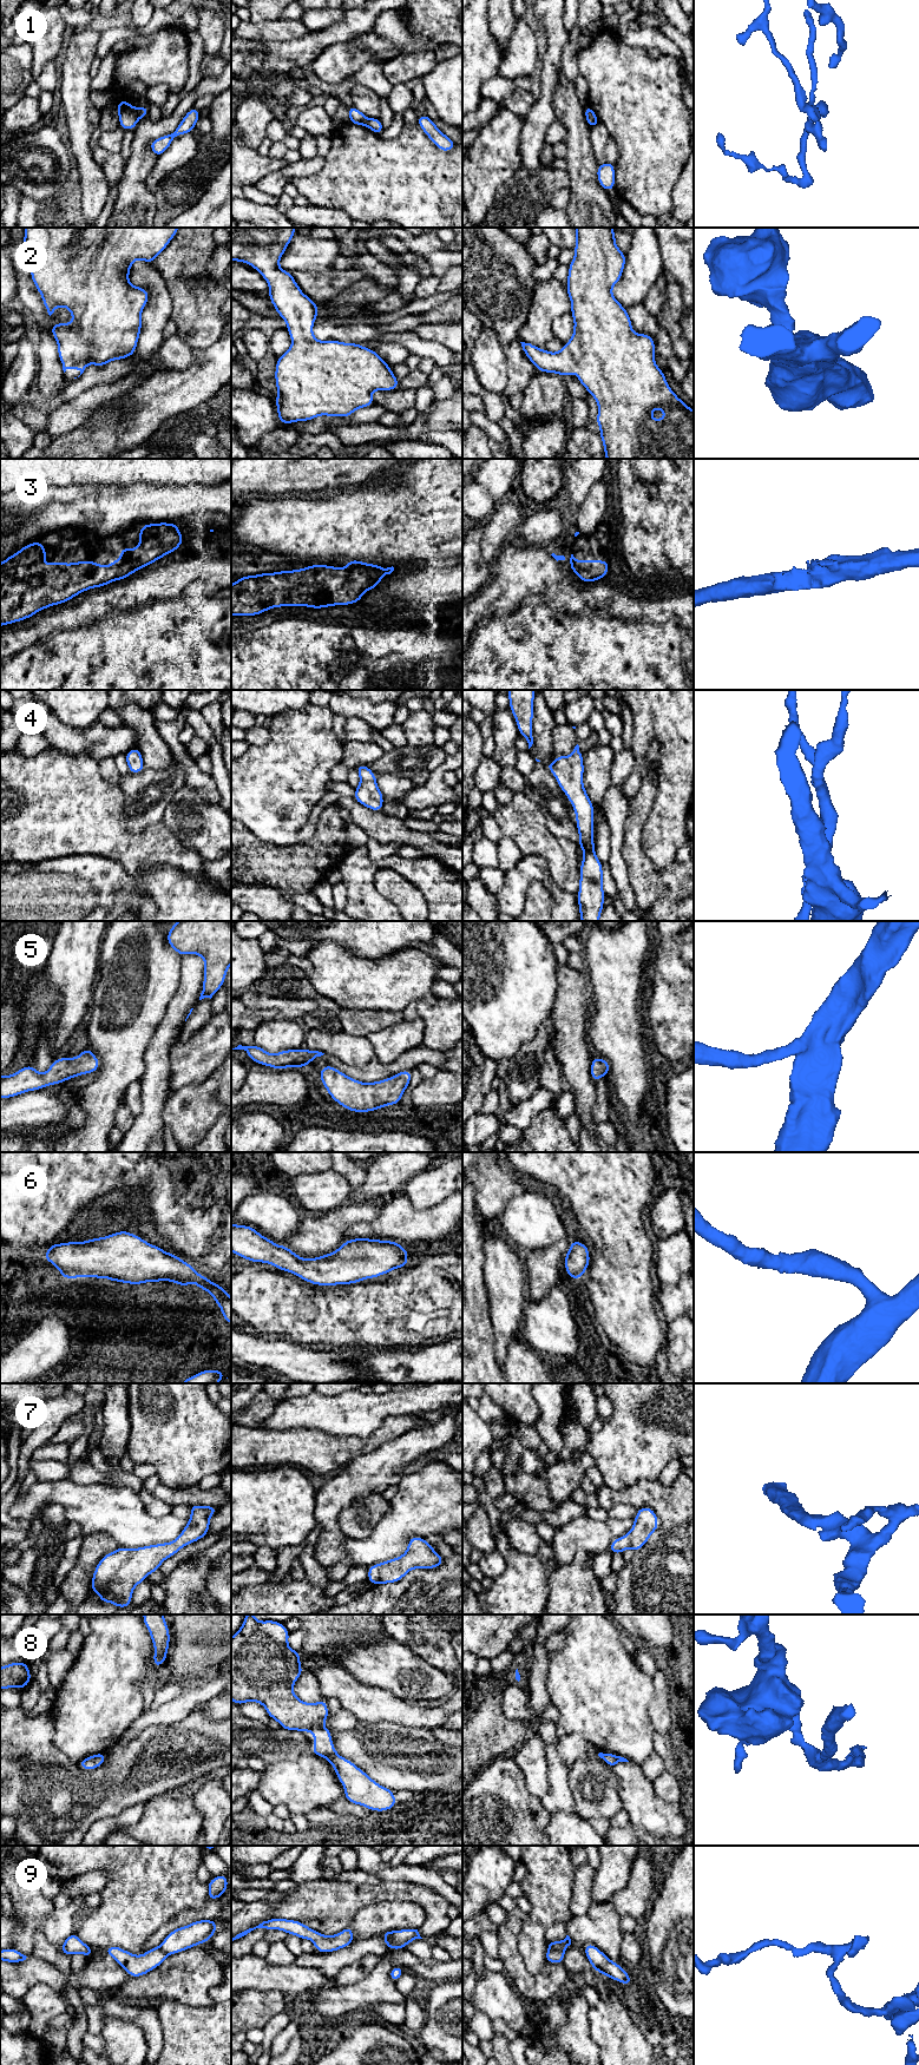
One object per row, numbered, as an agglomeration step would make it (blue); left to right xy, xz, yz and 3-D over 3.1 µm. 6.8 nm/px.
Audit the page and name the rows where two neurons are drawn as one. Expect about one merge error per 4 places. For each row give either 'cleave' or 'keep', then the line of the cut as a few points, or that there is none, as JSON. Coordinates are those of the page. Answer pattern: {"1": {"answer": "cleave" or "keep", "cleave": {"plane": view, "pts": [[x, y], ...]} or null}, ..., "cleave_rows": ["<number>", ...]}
{"1": {"answer": "cleave", "cleave": {"plane": "xy", "pts": [[135, 109], [138, 118]]}}, "2": {"answer": "keep", "cleave": null}, "3": {"answer": "keep", "cleave": null}, "4": {"answer": "keep", "cleave": null}, "5": {"answer": "keep", "cleave": null}, "6": {"answer": "keep", "cleave": null}, "7": {"answer": "keep", "cleave": null}, "8": {"answer": "cleave", "cleave": {"plane": "xz", "pts": [[336, 1754], [329, 1761]]}}, "9": {"answer": "cleave", "cleave": {"plane": "xz", "pts": [[394, 1932], [391, 1947]]}}, "cleave_rows": ["1", "8", "9"]}

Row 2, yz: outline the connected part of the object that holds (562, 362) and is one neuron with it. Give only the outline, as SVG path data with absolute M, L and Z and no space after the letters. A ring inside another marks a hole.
M575 228L576 229L576 245L575 257L569 268L566 291L571 301L571 314L575 321L573 335L566 344L558 353L550 353L540 349L531 343L520 342L524 354L534 364L537 370L544 373L554 373L562 376L569 376L577 370L577 380L585 387L589 394L593 396L598 405L598 415L596 422L600 428L599 436L604 445L604 454L606 459L694 459L694 410L689 408L669 387L664 373L657 367L655 362L655 341L648 334L635 334L632 331L631 318L628 310L612 296L612 287L621 281L623 269L625 267L626 256L618 249L615 237L616 232L612 228ZM662 408L664 416L662 420L651 419L651 413Z

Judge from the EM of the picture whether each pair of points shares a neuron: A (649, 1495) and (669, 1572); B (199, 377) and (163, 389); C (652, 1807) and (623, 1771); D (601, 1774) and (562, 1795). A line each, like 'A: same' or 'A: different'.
A: same
B: same
C: same
D: different

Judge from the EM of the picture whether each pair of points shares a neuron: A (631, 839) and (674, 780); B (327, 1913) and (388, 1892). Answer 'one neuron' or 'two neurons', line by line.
A: two neurons
B: one neuron

